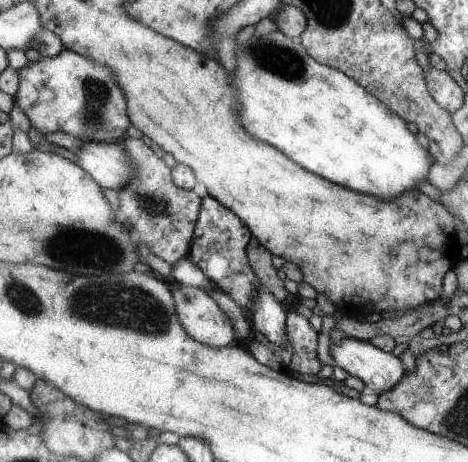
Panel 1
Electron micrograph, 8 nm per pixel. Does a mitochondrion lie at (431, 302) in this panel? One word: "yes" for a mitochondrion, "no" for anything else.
no

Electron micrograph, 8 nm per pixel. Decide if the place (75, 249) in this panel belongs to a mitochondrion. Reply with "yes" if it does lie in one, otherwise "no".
yes

